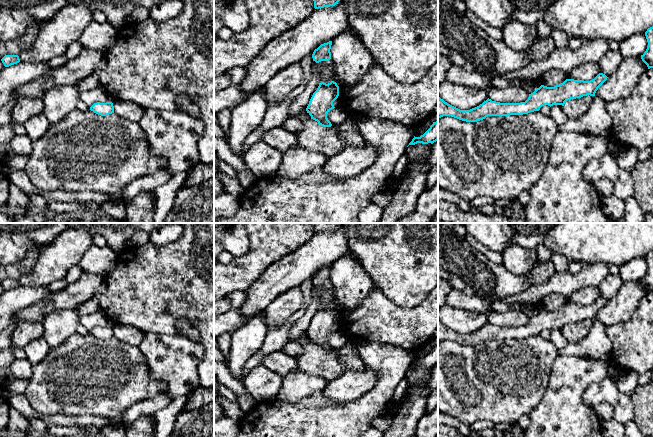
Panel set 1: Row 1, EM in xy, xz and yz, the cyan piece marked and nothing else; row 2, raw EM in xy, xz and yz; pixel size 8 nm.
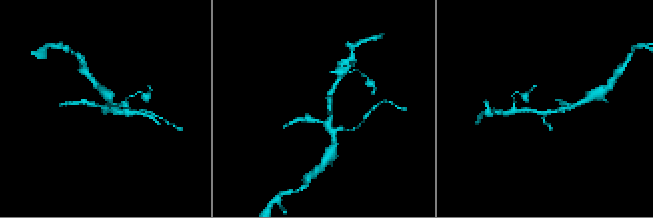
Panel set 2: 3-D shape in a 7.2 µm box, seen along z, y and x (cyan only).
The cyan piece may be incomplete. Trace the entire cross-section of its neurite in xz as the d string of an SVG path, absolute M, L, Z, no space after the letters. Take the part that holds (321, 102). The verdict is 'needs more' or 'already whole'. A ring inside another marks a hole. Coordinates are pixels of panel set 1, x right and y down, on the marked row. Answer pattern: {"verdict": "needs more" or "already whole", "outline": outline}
{"verdict": "already whole", "outline": "M331 81L326 84L321 82L317 90L313 93L309 104L306 108L311 119L318 122L323 127L331 127L332 124L327 118L330 110L334 109L333 102L339 96L339 86L336 82Z"}

